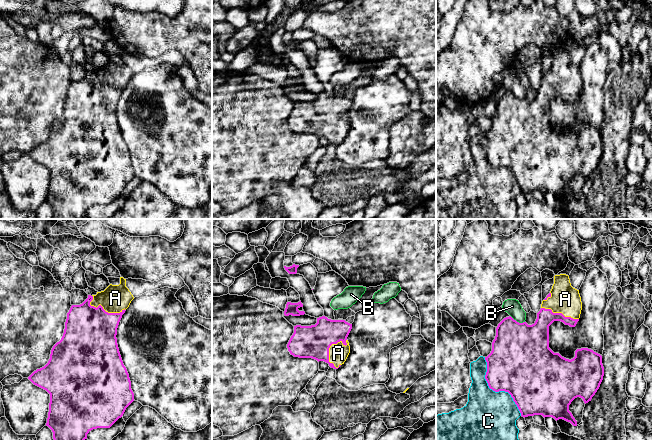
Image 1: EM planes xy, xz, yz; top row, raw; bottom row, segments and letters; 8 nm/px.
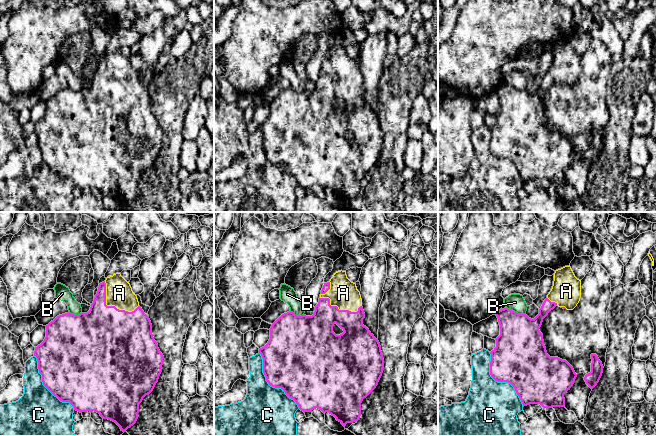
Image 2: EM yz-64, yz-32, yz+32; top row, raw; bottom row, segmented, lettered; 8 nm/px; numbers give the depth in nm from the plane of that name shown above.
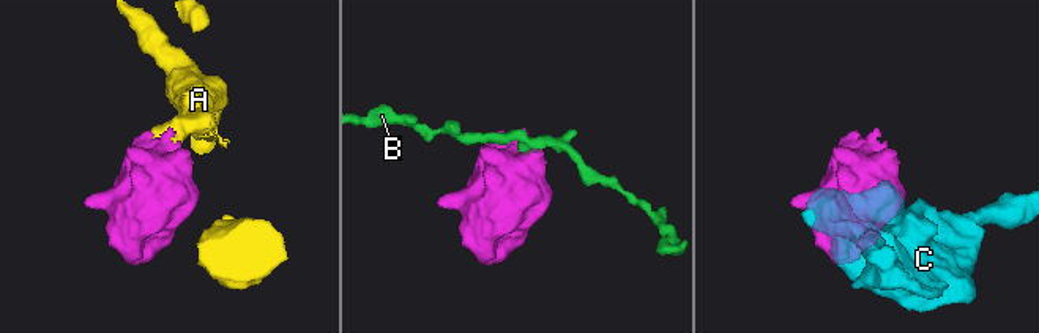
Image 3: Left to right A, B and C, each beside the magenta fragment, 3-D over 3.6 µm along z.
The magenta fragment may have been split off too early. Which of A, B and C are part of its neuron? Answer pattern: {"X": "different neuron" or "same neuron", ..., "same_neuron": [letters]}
{"A": "same neuron", "B": "different neuron", "C": "different neuron", "same_neuron": ["A"]}

